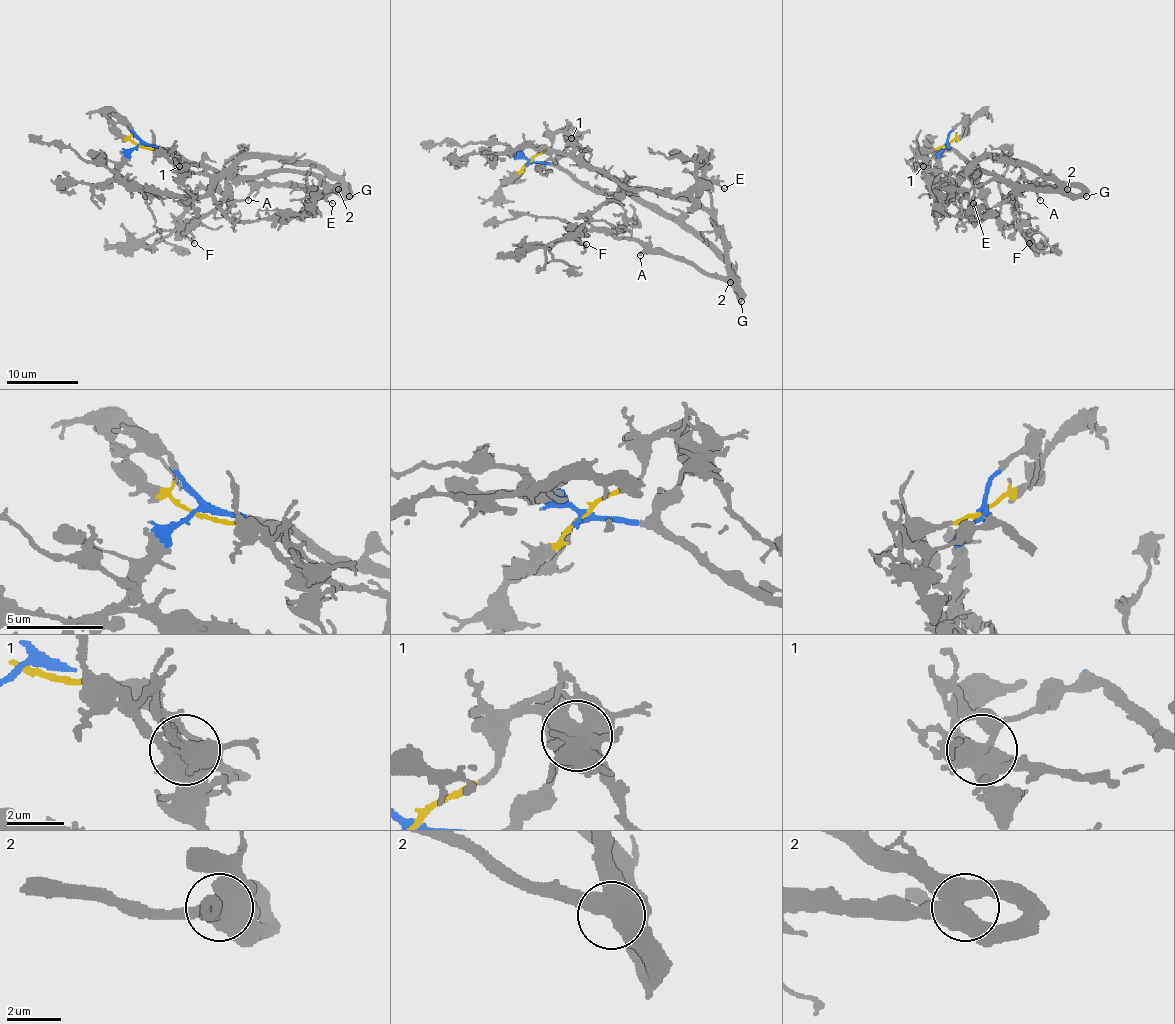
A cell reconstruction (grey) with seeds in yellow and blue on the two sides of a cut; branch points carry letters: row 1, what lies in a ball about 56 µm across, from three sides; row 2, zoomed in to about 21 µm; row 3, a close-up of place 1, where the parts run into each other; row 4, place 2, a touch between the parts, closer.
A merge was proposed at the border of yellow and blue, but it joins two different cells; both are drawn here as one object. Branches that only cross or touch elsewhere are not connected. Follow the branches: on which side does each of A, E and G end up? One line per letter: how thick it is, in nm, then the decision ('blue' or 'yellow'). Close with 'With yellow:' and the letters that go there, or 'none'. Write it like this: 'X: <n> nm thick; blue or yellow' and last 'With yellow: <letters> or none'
A: 170 nm thick; blue
E: 130 nm thick; blue
G: 480 nm thick; blue
With yellow: none

